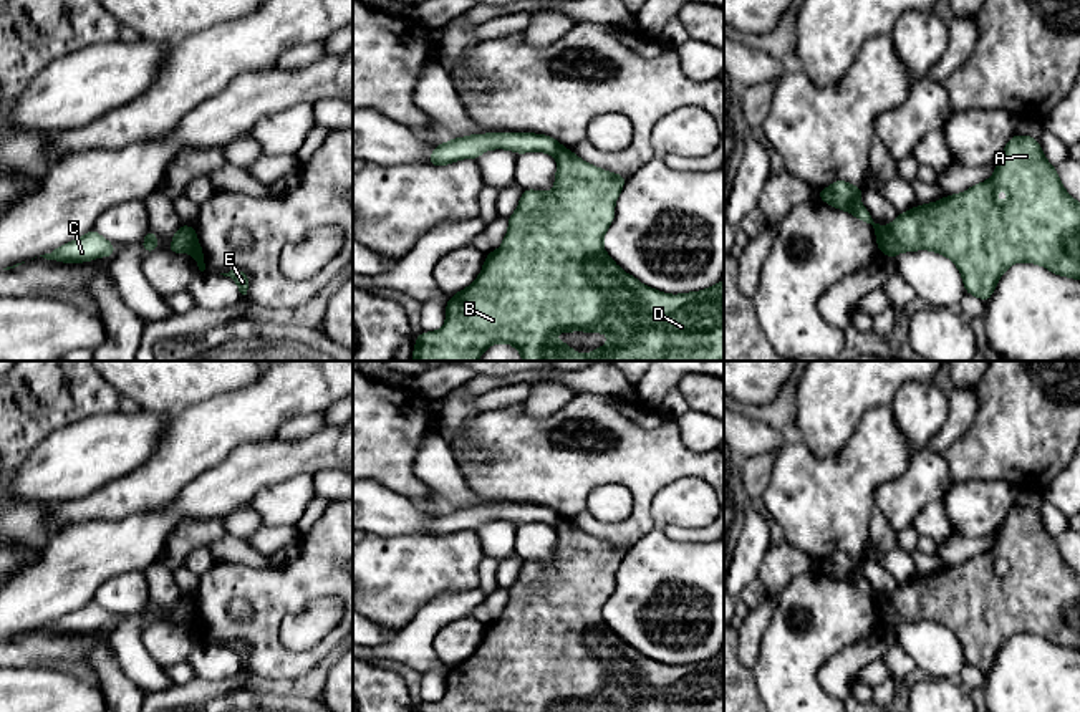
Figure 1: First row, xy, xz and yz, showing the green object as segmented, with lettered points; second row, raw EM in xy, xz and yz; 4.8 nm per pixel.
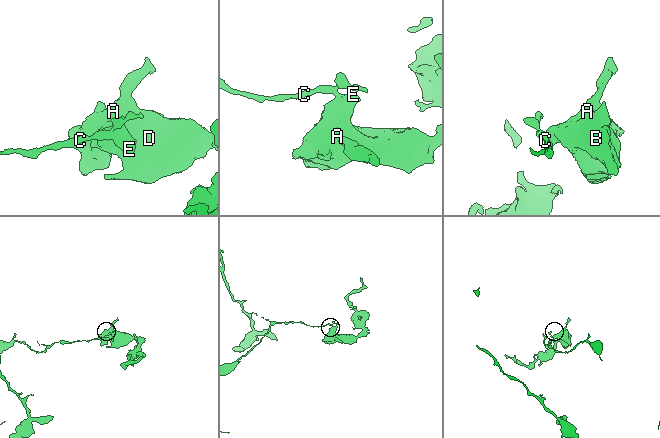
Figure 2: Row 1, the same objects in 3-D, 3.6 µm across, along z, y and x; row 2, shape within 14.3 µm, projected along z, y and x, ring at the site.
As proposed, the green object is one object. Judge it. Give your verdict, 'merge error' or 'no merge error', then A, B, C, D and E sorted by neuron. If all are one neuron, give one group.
merge error; A B D E / C

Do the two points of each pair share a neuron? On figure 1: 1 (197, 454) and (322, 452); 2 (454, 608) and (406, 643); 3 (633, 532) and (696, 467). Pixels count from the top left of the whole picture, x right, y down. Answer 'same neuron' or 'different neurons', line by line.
1: different neurons
2: same neuron
3: same neuron

